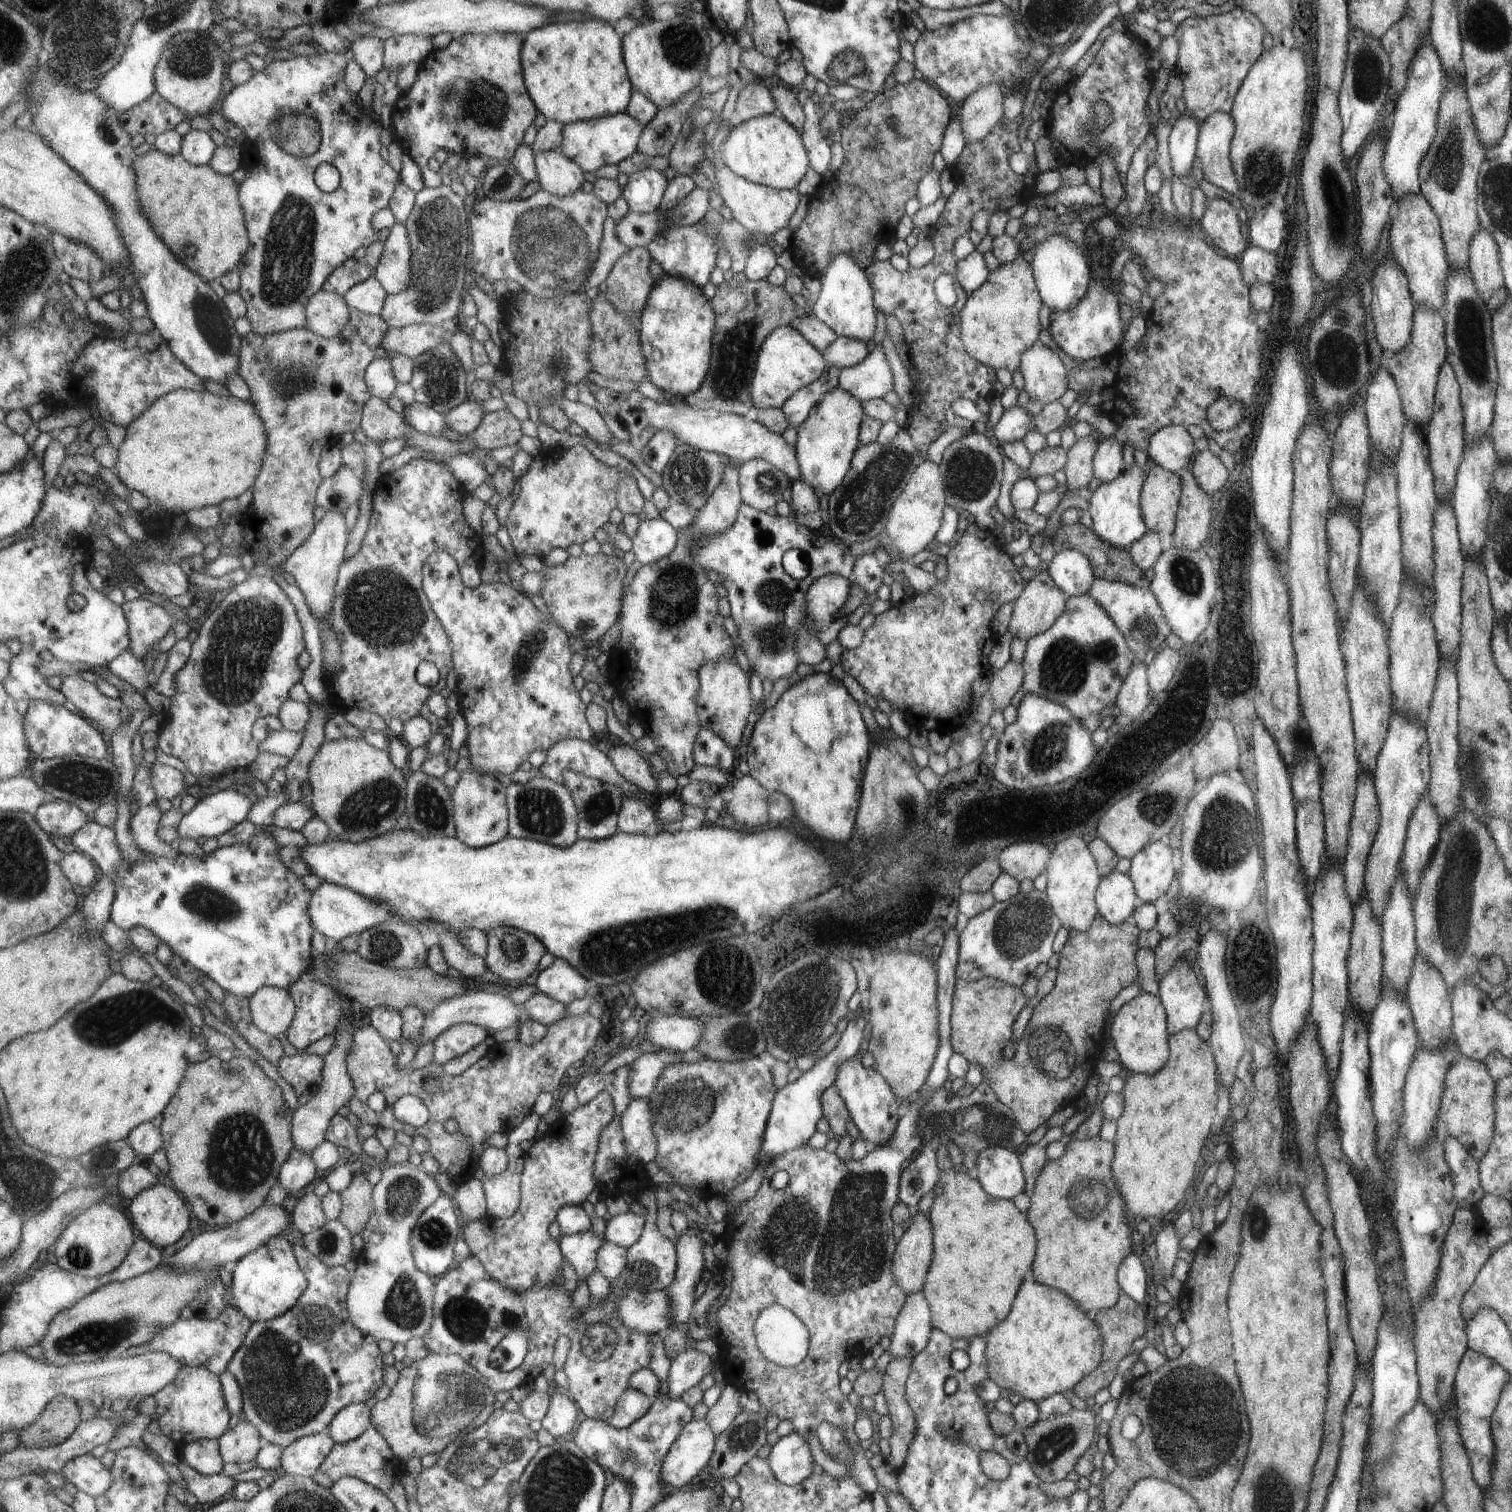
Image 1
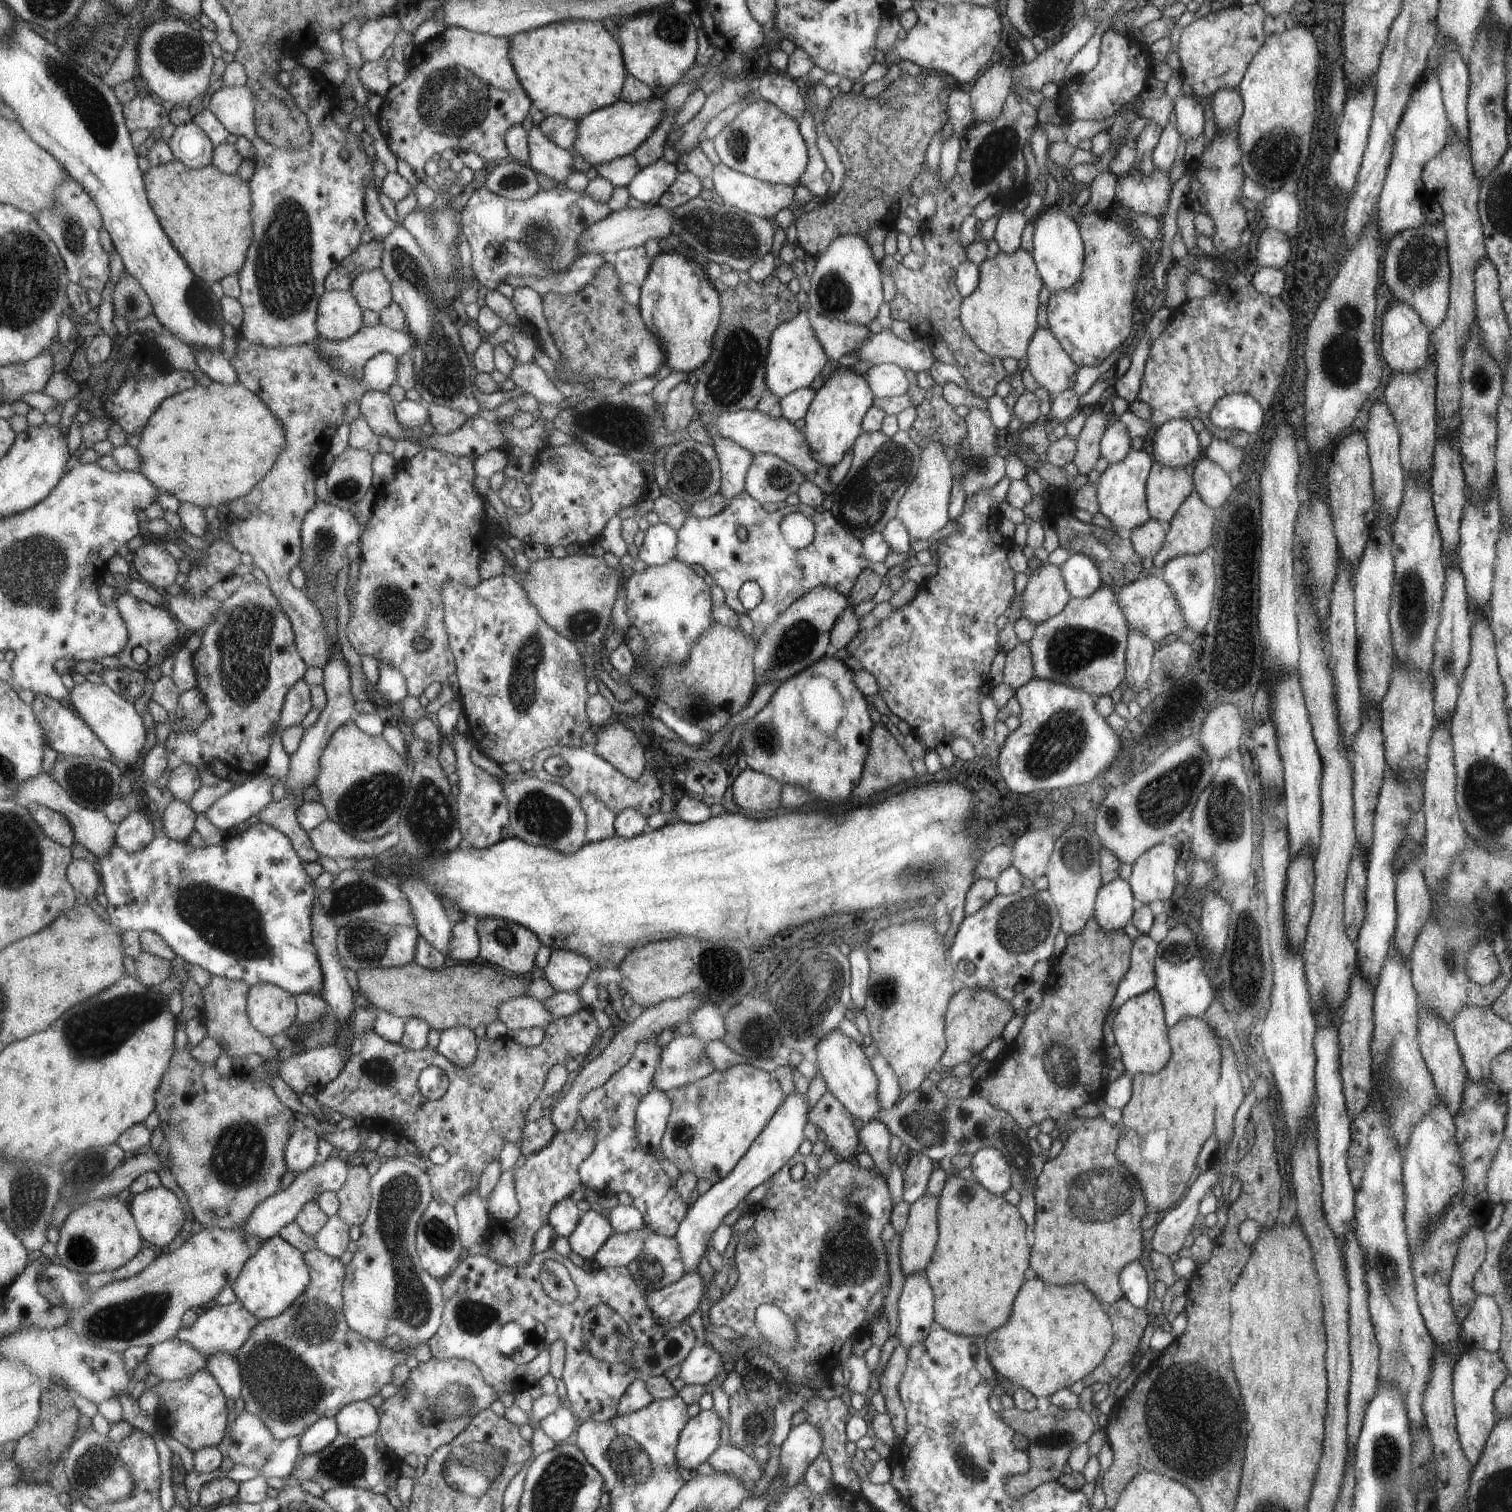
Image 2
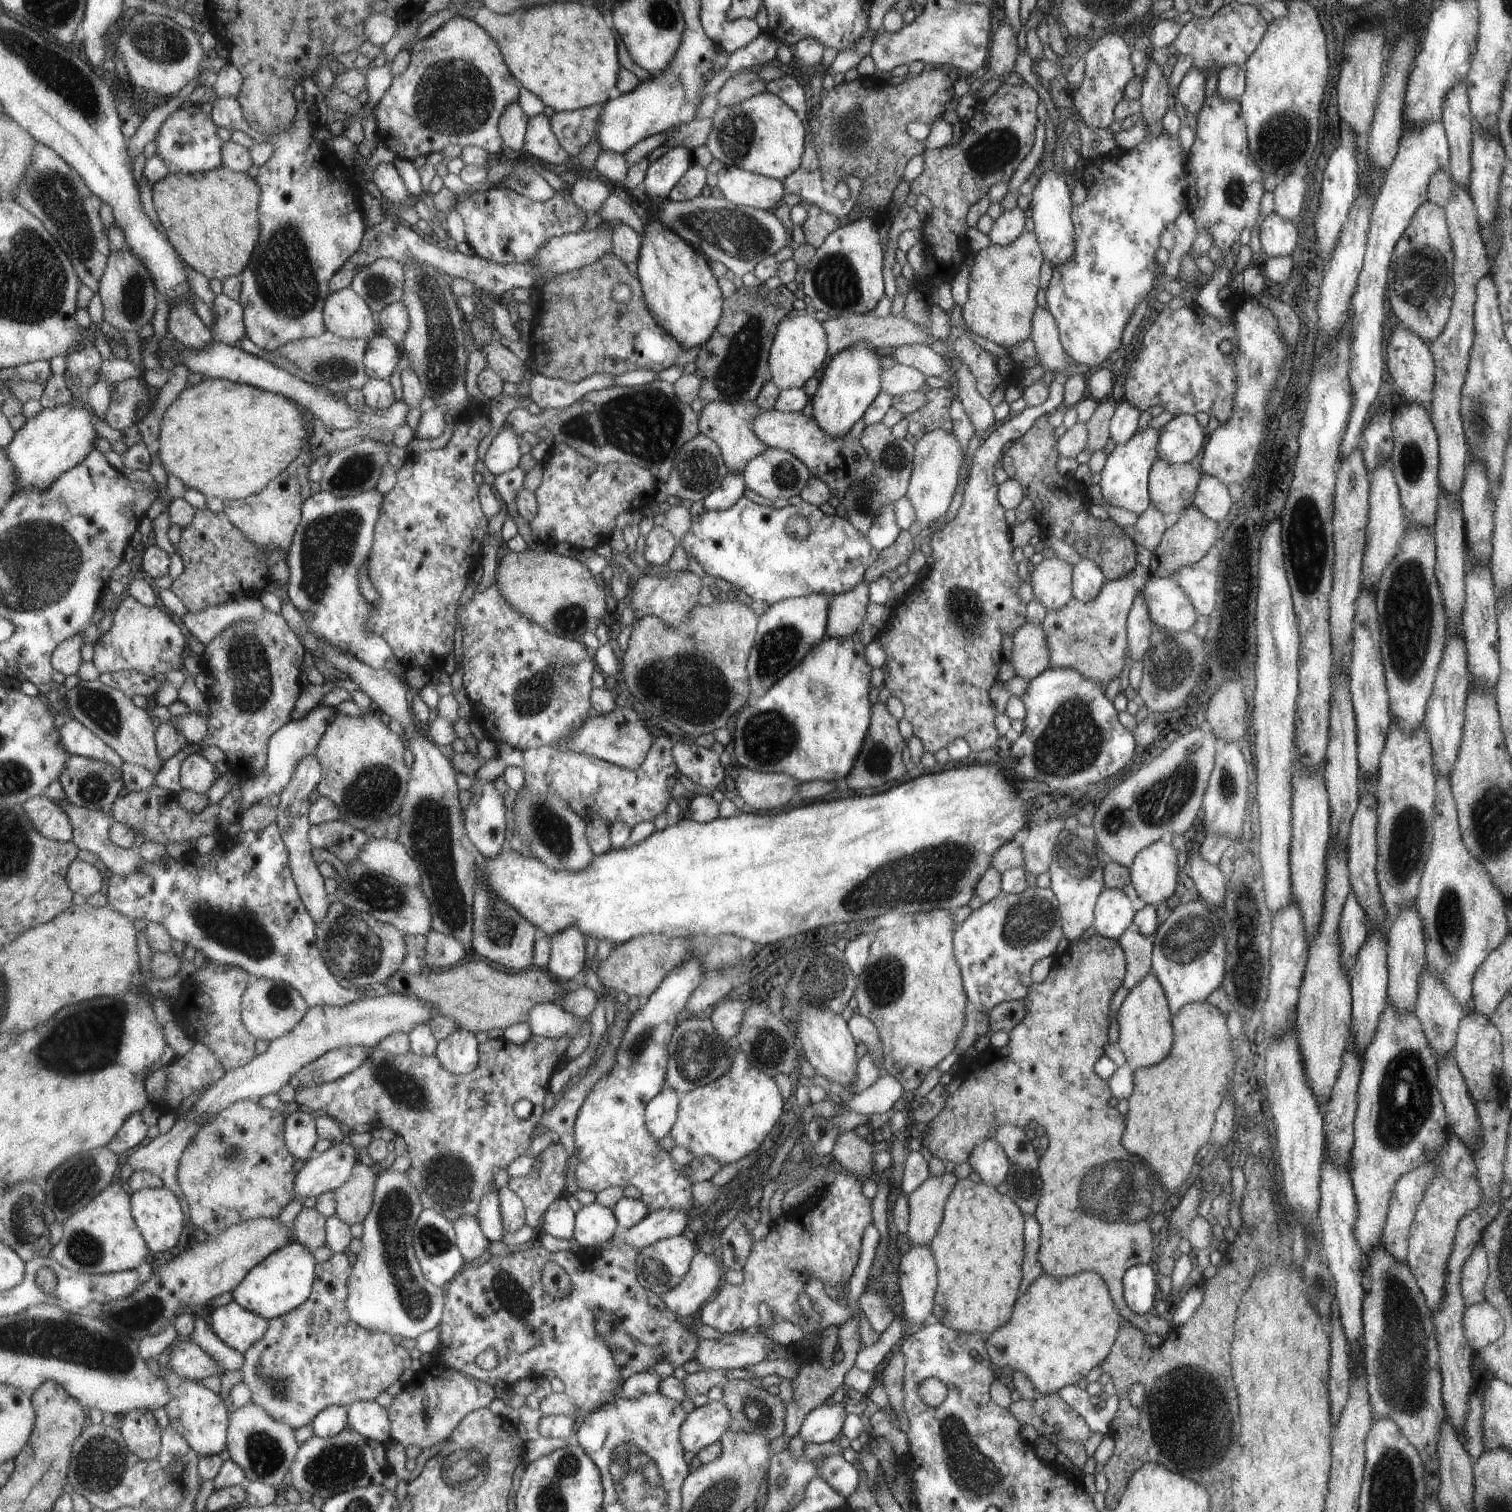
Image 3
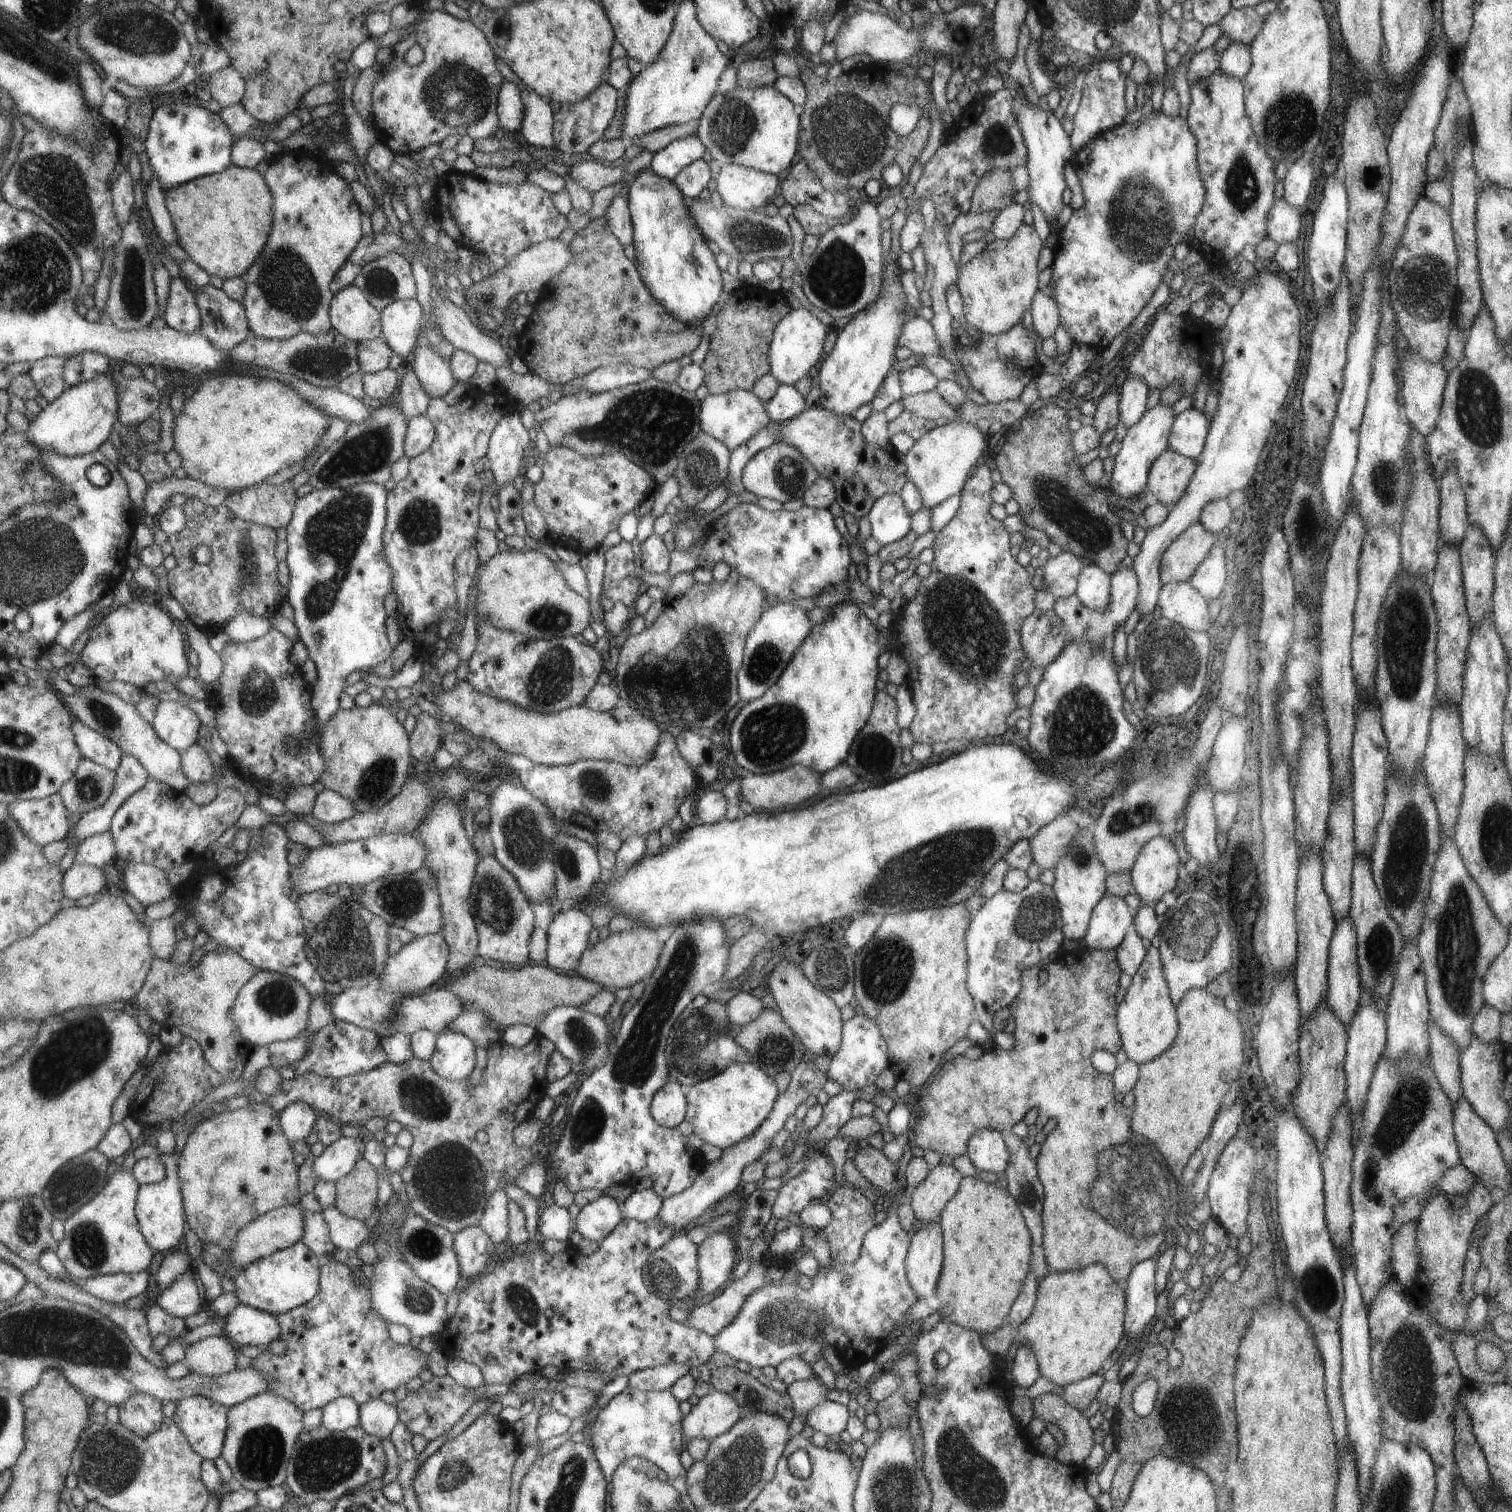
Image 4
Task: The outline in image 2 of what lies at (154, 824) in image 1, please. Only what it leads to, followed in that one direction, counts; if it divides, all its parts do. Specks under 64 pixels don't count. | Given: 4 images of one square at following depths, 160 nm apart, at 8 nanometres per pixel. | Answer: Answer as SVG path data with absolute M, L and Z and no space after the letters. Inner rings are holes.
M134 810L117 826L116 844L127 850L130 854L145 850L155 837L155 825L151 820L151 814Z

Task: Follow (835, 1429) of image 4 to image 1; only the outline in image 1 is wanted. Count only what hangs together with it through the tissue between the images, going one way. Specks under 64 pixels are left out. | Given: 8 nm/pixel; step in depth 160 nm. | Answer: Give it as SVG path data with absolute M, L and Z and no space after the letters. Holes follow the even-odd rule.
M789 1432L779 1438L769 1448L769 1454L765 1460L777 1480L786 1486L799 1484L808 1478L814 1463L809 1446L805 1446L801 1436L795 1432Z

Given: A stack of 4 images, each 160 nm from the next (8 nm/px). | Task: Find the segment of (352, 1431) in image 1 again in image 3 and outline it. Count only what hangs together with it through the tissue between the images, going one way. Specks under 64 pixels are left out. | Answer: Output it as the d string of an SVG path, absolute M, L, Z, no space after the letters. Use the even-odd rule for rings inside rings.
M360 1400L350 1406L348 1424L363 1436L383 1444L392 1438L392 1422L388 1408L370 1400Z

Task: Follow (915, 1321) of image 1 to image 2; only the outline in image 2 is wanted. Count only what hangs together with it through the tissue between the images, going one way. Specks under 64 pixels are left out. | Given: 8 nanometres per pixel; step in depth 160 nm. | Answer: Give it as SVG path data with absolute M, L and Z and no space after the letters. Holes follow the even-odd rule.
M924 1269L904 1277L897 1301L898 1322L895 1334L906 1348L913 1343L921 1342L934 1327L933 1301L934 1296Z

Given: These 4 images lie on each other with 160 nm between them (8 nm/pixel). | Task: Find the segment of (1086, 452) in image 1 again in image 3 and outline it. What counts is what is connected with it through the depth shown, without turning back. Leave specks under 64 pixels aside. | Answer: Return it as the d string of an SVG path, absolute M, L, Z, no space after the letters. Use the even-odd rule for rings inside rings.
M1102 400L1095 407L1093 414L1089 417L1087 422L1084 422L1086 426L1088 437L1086 440L1085 448L1092 452L1092 454L1099 449L1102 449L1107 444L1107 438L1109 438L1109 418L1112 418L1116 410L1115 406L1111 402L1105 402Z

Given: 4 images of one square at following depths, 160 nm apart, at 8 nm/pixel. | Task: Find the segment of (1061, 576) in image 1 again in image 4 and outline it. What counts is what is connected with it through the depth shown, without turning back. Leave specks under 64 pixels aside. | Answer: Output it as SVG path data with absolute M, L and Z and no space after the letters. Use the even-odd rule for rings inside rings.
M1097 565L1084 566L1074 592L1082 605L1103 612L1109 604L1109 576Z

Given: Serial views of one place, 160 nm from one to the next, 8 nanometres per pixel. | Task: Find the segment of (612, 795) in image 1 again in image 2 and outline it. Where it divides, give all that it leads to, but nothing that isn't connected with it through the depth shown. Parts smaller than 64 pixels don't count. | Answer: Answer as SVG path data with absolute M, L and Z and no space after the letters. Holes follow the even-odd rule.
M597 794L583 796L580 804L588 817L588 841L601 841L616 836L617 814Z

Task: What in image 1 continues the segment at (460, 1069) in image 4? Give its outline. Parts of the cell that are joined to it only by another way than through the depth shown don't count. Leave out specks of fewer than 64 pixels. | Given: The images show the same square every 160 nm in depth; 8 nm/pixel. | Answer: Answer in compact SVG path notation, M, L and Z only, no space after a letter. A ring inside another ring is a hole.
M461 1023L445 1030L435 1041L435 1059L443 1066L449 1060L463 1056L479 1042L485 1040L491 1032L483 1026L473 1023Z

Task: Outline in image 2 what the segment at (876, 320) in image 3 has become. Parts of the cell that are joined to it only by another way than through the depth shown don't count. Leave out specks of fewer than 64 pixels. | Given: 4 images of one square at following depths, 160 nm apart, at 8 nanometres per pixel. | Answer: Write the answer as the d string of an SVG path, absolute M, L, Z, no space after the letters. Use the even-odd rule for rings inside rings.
M815 316L811 320L811 328L816 332L817 340L821 348L828 354L832 364L859 348L863 340L870 336L867 326L859 324L847 324L835 319L828 319L825 316Z

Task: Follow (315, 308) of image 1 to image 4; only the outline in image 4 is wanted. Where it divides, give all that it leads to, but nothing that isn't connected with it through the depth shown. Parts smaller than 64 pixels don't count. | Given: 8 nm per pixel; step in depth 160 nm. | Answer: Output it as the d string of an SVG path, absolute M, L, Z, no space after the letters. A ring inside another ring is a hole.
M354 284L334 295L330 313L333 328L355 342L383 336L382 311Z

